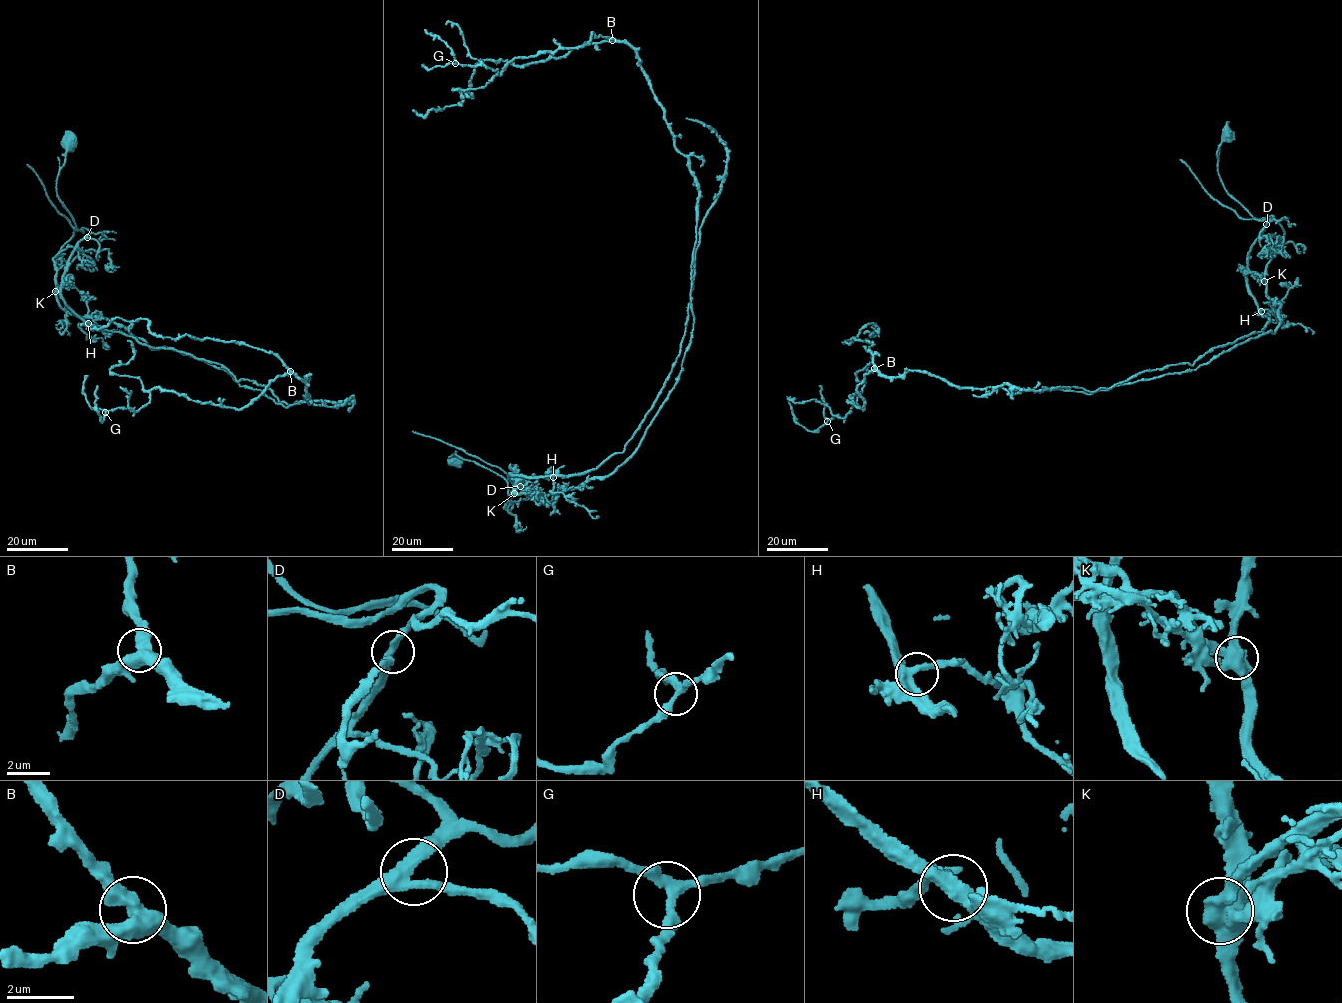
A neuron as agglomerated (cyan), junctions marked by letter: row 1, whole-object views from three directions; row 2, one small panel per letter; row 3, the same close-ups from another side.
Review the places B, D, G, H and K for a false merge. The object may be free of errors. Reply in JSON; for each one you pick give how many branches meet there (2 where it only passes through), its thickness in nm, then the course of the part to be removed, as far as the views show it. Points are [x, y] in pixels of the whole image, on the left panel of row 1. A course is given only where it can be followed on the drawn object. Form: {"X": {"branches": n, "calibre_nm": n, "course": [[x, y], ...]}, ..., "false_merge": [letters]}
{"K": {"branches": 3, "calibre_nm": 600, "course": [[55, 291], [67, 283], [61, 297], [95, 328], [218, 363], [279, 401], [355, 401], [322, 404]]}, "false_merge": ["K"]}

